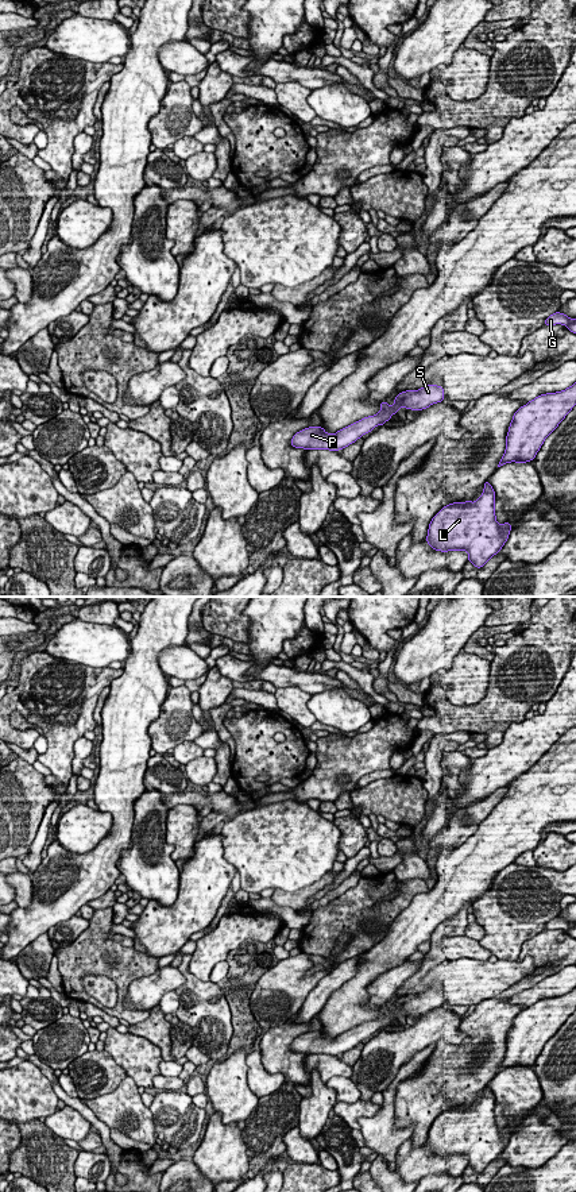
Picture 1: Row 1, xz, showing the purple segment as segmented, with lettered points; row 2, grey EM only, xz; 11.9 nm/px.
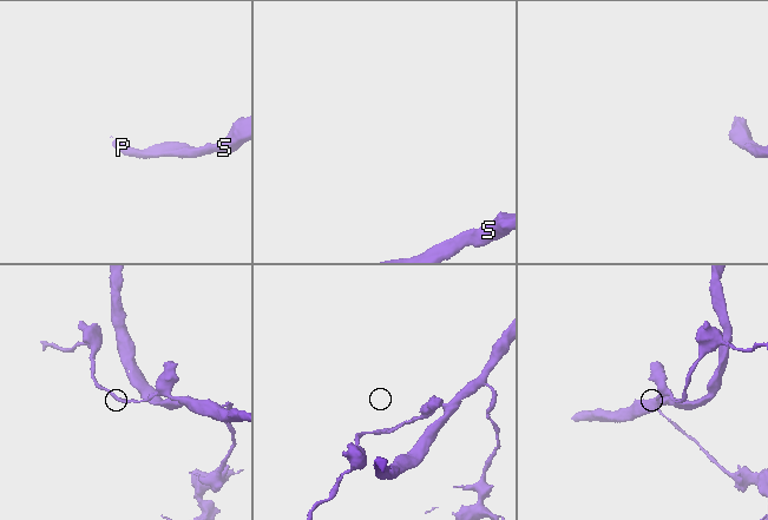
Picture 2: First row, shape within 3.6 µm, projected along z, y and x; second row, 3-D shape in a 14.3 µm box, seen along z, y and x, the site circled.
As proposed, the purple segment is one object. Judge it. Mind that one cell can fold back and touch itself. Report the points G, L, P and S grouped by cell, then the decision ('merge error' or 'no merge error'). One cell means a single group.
G L P S | no merge error

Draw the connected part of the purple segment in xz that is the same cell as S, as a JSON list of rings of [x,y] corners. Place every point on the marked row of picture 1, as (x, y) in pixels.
[[[426,385],[417,391],[406,390],[394,398],[394,404],[388,405],[386,401],[380,402],[380,410],[364,417],[351,425],[341,428],[336,433],[326,433],[322,427],[309,427],[297,432],[290,444],[294,448],[304,450],[329,450],[340,451],[349,444],[353,444],[363,435],[371,432],[378,425],[384,425],[390,421],[401,408],[411,410],[424,410],[433,404],[444,401],[444,387],[437,385]]]

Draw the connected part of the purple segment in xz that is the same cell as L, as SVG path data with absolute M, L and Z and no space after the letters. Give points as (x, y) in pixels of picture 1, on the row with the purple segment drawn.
M484 482L482 495L472 502L444 506L430 521L426 543L441 552L467 551L468 562L482 568L509 539L511 524L498 524L495 490Z

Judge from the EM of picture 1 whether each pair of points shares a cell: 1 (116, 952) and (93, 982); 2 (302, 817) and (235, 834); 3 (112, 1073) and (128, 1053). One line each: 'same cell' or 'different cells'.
1: different cells
2: same cell
3: different cells

